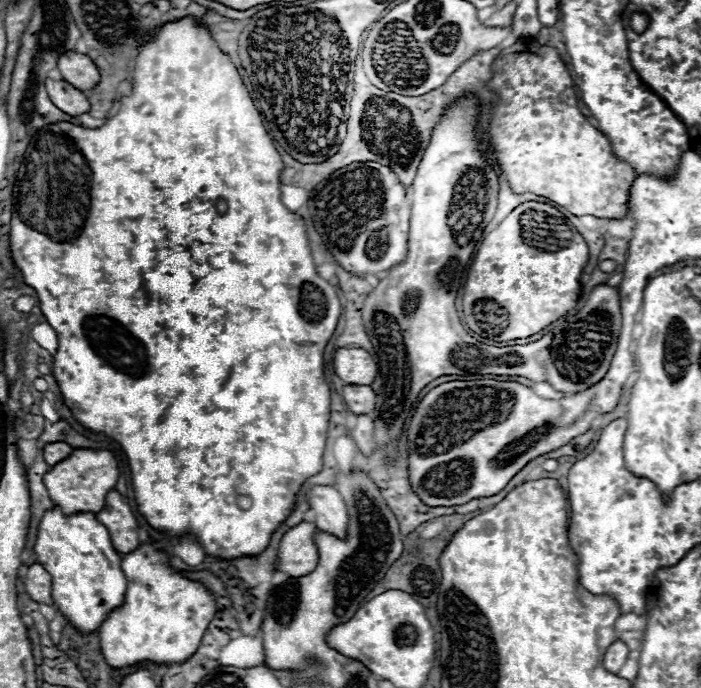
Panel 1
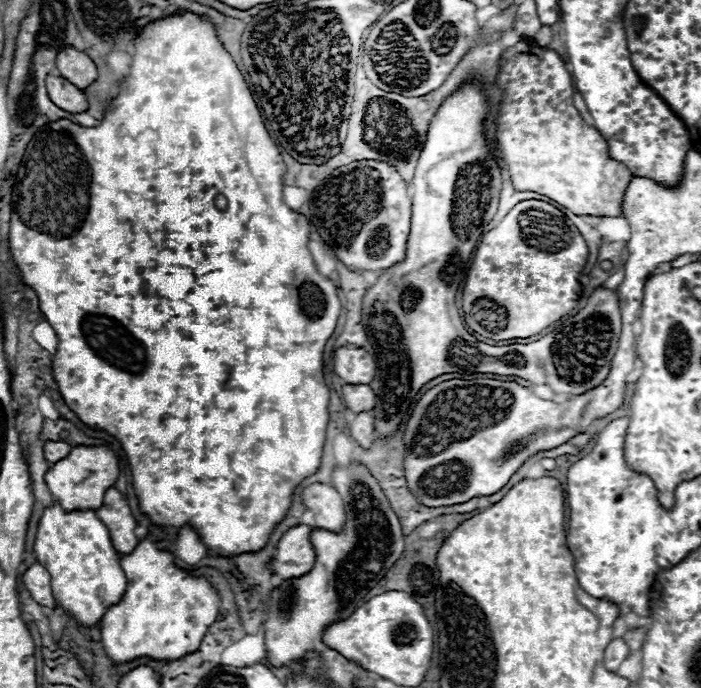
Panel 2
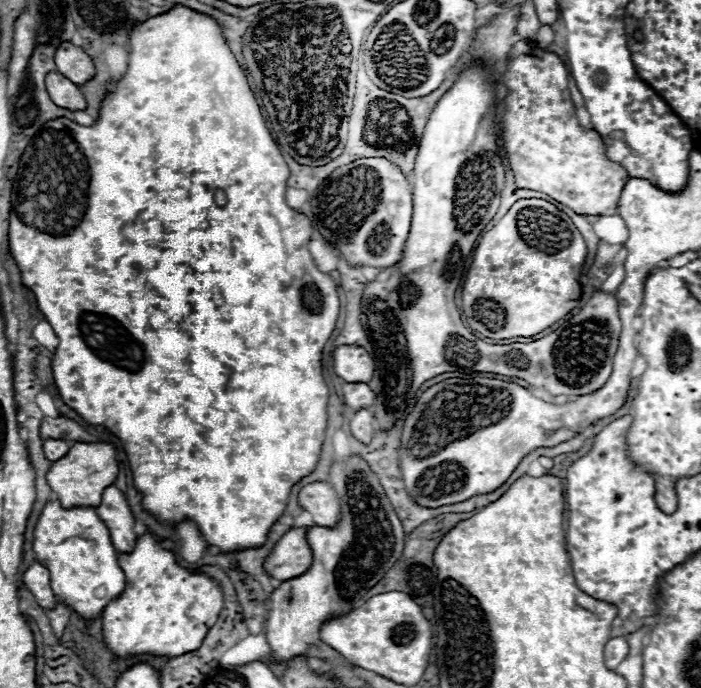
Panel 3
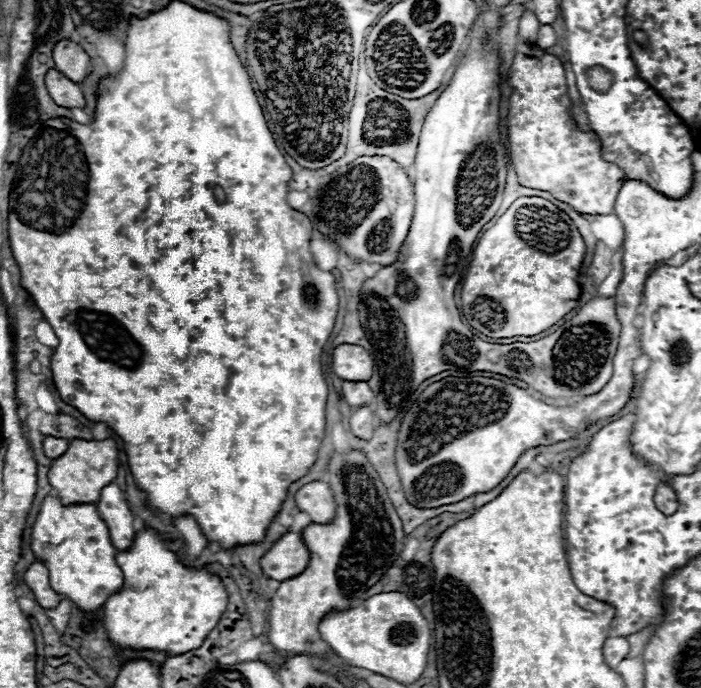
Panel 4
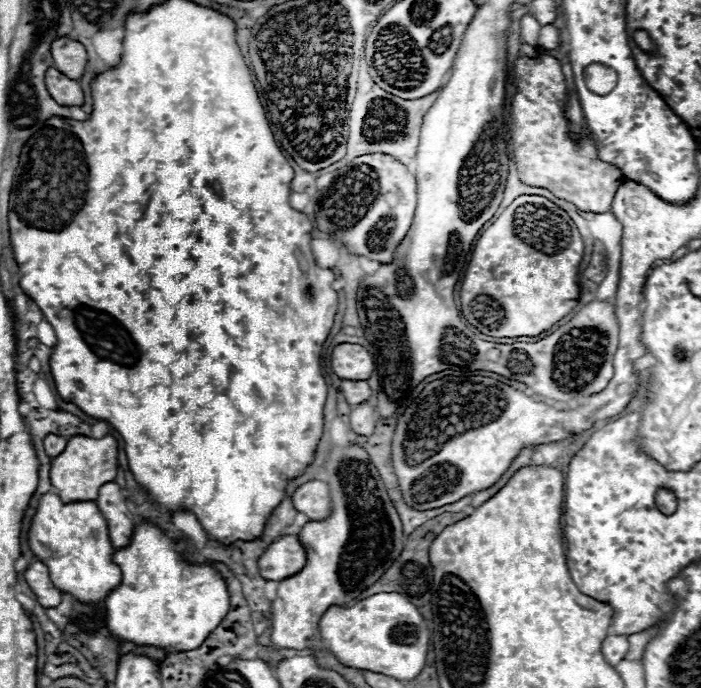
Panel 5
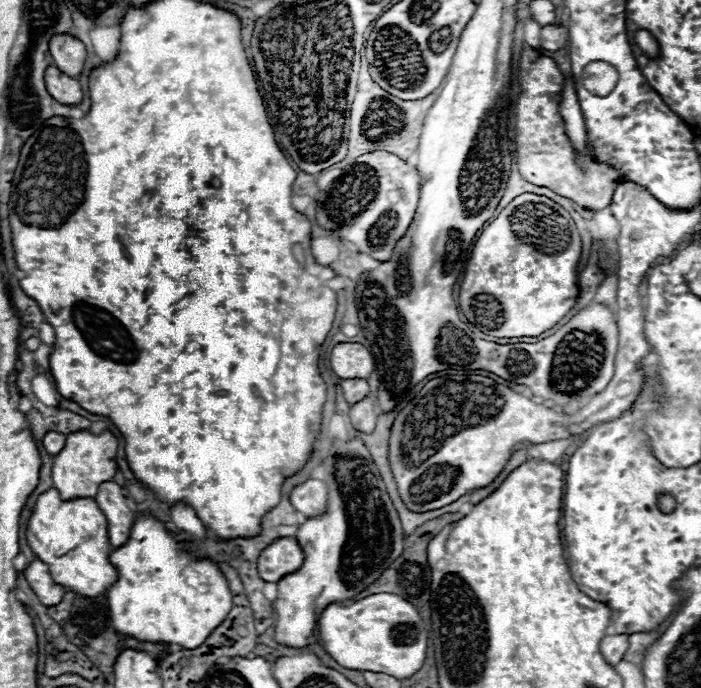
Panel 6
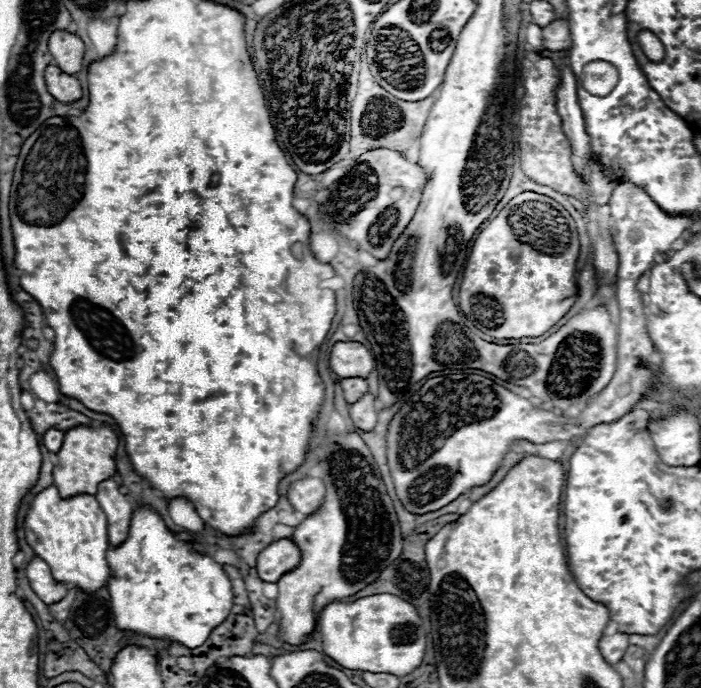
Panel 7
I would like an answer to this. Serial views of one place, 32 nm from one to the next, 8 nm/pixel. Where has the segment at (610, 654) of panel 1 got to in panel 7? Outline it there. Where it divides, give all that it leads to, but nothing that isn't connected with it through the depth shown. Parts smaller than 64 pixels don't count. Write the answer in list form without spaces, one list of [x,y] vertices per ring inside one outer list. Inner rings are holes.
[[[612,634],[612,636],[602,636],[600,644],[600,654],[608,664],[618,664],[628,648],[628,634]]]

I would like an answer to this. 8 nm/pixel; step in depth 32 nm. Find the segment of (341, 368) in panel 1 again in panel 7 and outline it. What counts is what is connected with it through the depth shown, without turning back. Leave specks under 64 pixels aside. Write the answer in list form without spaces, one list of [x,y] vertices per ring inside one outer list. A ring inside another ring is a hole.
[[[336,342],[330,352],[330,368],[340,378],[368,378],[374,364],[374,356],[360,342]]]

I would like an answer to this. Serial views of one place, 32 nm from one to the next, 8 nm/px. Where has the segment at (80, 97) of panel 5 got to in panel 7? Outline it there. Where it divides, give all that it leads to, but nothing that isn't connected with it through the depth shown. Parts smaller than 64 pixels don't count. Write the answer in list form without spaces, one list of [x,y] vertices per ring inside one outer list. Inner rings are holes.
[[[50,64],[46,68],[46,88],[58,102],[76,102],[82,98],[82,88],[76,76],[62,72],[58,66]]]

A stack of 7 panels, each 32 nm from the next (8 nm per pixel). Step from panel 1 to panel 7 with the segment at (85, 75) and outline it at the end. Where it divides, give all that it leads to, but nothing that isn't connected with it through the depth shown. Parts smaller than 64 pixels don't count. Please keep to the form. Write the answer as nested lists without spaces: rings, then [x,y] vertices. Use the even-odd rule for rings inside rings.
[[[54,32],[54,36],[50,36],[50,54],[54,56],[56,66],[66,72],[66,74],[76,74],[82,70],[82,62],[84,62],[84,42],[70,34],[70,32]]]

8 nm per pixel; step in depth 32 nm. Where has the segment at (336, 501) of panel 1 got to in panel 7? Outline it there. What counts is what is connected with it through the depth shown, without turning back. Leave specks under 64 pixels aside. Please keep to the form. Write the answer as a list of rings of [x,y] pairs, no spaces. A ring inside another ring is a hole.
[[[308,476],[308,478],[298,480],[290,486],[288,500],[290,500],[294,510],[308,516],[308,514],[314,514],[316,510],[320,510],[322,502],[324,502],[324,494],[326,494],[324,482]]]

